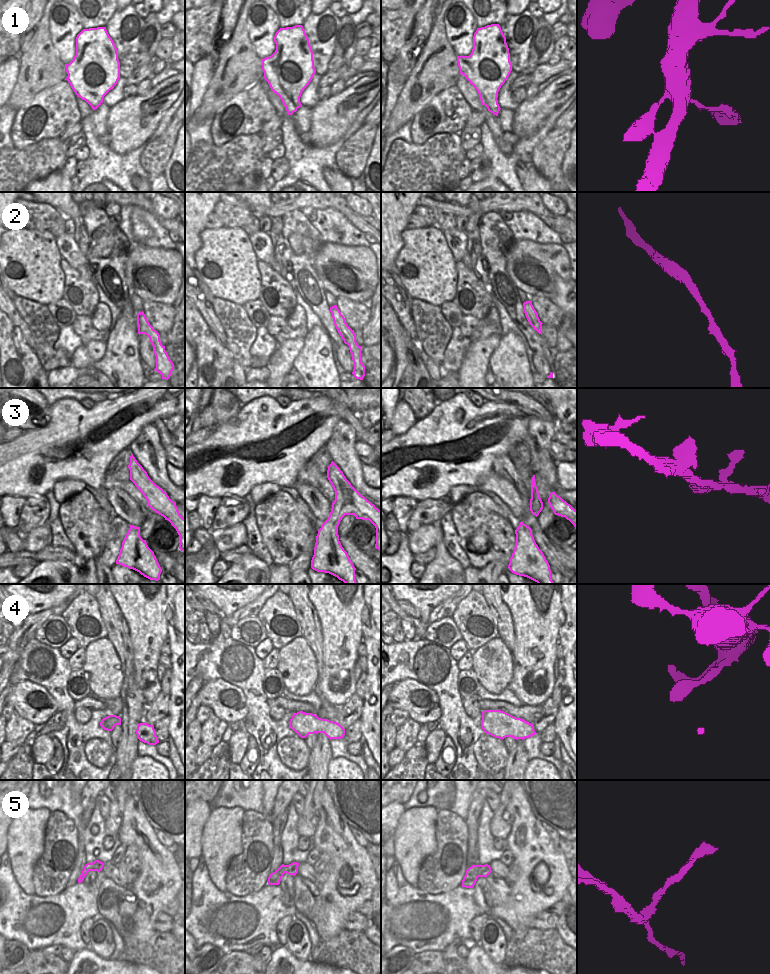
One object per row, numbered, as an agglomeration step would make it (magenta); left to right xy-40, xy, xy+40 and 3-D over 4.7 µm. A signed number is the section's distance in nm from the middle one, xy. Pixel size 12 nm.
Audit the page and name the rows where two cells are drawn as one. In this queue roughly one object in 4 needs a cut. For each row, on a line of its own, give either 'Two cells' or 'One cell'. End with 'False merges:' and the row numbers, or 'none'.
1: One cell
2: One cell
3: One cell
4: One cell
5: Two cells
False merges: 5.

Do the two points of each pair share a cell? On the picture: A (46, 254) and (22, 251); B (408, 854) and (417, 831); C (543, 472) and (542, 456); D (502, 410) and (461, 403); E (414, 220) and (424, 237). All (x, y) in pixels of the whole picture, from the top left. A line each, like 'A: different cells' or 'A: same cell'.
A: same cell
B: same cell
C: same cell
D: same cell
E: different cells

